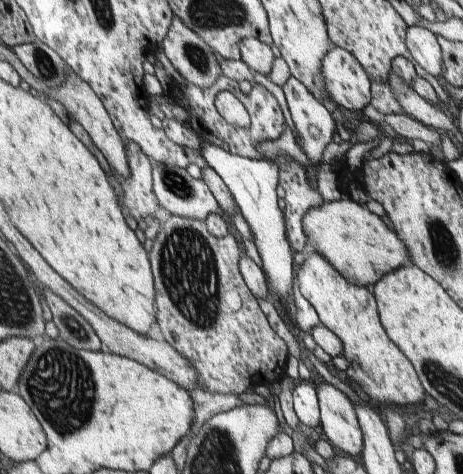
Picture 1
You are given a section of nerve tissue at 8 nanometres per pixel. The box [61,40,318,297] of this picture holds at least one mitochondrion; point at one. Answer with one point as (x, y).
(179, 187)

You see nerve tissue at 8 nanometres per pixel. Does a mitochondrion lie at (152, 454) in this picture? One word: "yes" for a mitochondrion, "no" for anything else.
no

